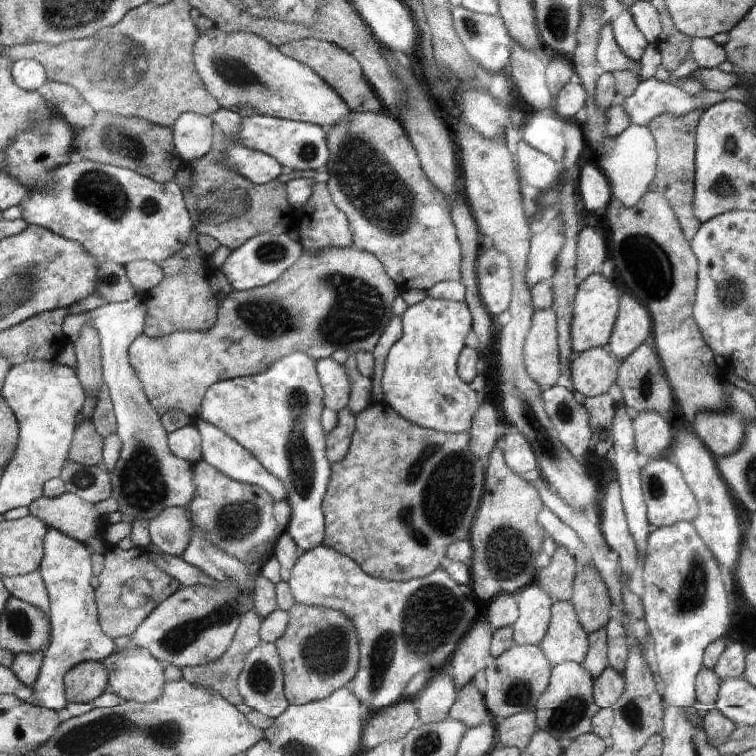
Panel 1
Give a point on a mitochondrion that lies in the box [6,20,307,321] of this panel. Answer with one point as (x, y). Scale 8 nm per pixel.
(123, 61)

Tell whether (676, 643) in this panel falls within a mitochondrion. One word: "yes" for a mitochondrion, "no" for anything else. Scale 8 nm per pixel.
yes

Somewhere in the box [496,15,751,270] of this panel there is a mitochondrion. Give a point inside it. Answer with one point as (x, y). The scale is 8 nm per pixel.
(721, 187)

